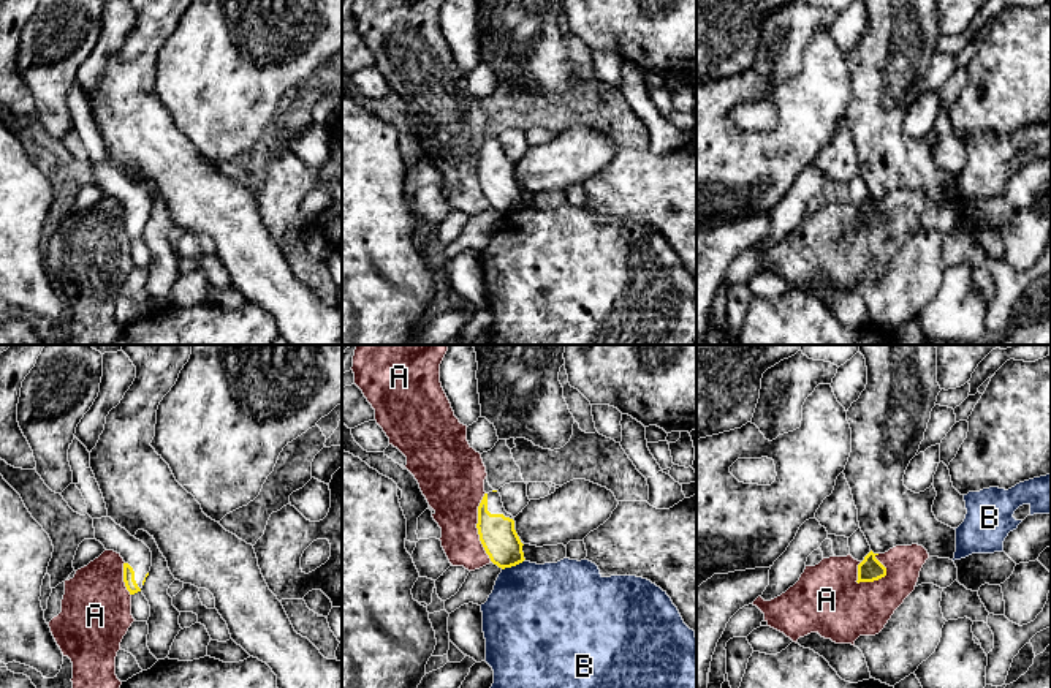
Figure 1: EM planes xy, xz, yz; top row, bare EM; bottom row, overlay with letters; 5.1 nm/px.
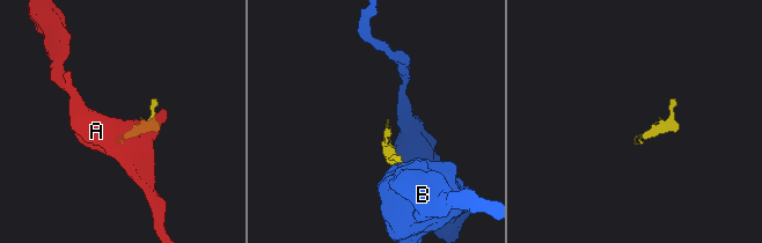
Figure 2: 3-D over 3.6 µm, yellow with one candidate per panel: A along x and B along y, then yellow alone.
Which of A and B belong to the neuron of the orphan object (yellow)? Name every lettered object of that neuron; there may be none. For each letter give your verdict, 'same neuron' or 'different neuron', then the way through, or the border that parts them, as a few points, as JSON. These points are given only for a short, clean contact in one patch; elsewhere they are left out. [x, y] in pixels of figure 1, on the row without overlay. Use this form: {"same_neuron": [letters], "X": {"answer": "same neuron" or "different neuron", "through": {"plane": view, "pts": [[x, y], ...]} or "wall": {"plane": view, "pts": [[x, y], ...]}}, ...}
{"same_neuron": [], "A": {"answer": "different neuron"}, "B": {"answer": "different neuron"}}

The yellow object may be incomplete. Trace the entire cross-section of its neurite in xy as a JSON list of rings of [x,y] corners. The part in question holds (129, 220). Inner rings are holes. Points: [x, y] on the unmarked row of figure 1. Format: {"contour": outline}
{"contour": [[[111,163],[93,164],[93,174],[95,185],[123,204],[123,228],[130,240],[141,237],[152,212],[150,195]]]}

